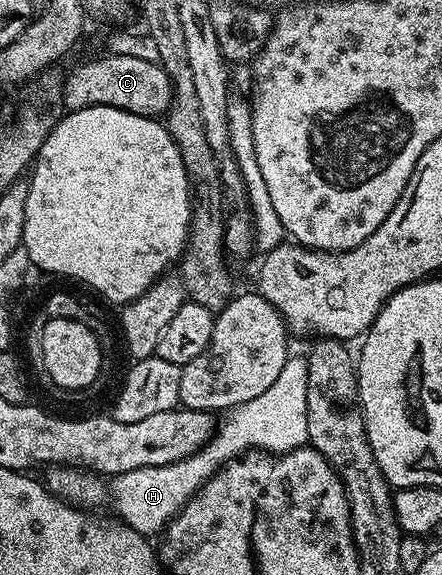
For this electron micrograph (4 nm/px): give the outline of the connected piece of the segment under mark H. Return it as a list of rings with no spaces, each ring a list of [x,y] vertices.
[[[290,357],[280,371],[280,375],[273,381],[264,393],[248,401],[246,404],[240,404],[238,407],[232,407],[221,416],[217,424],[214,436],[209,439],[196,454],[184,457],[172,465],[160,465],[159,467],[141,467],[132,469],[128,473],[120,473],[113,476],[108,483],[108,499],[116,510],[117,518],[123,523],[128,524],[136,533],[147,537],[154,537],[165,528],[166,524],[178,514],[178,511],[185,506],[192,496],[195,495],[203,483],[214,476],[216,472],[225,463],[231,463],[232,460],[240,455],[245,455],[248,451],[264,450],[271,453],[281,453],[291,451],[297,447],[305,447],[308,443],[308,417],[306,416],[306,406],[308,405],[308,365],[305,358]]]

